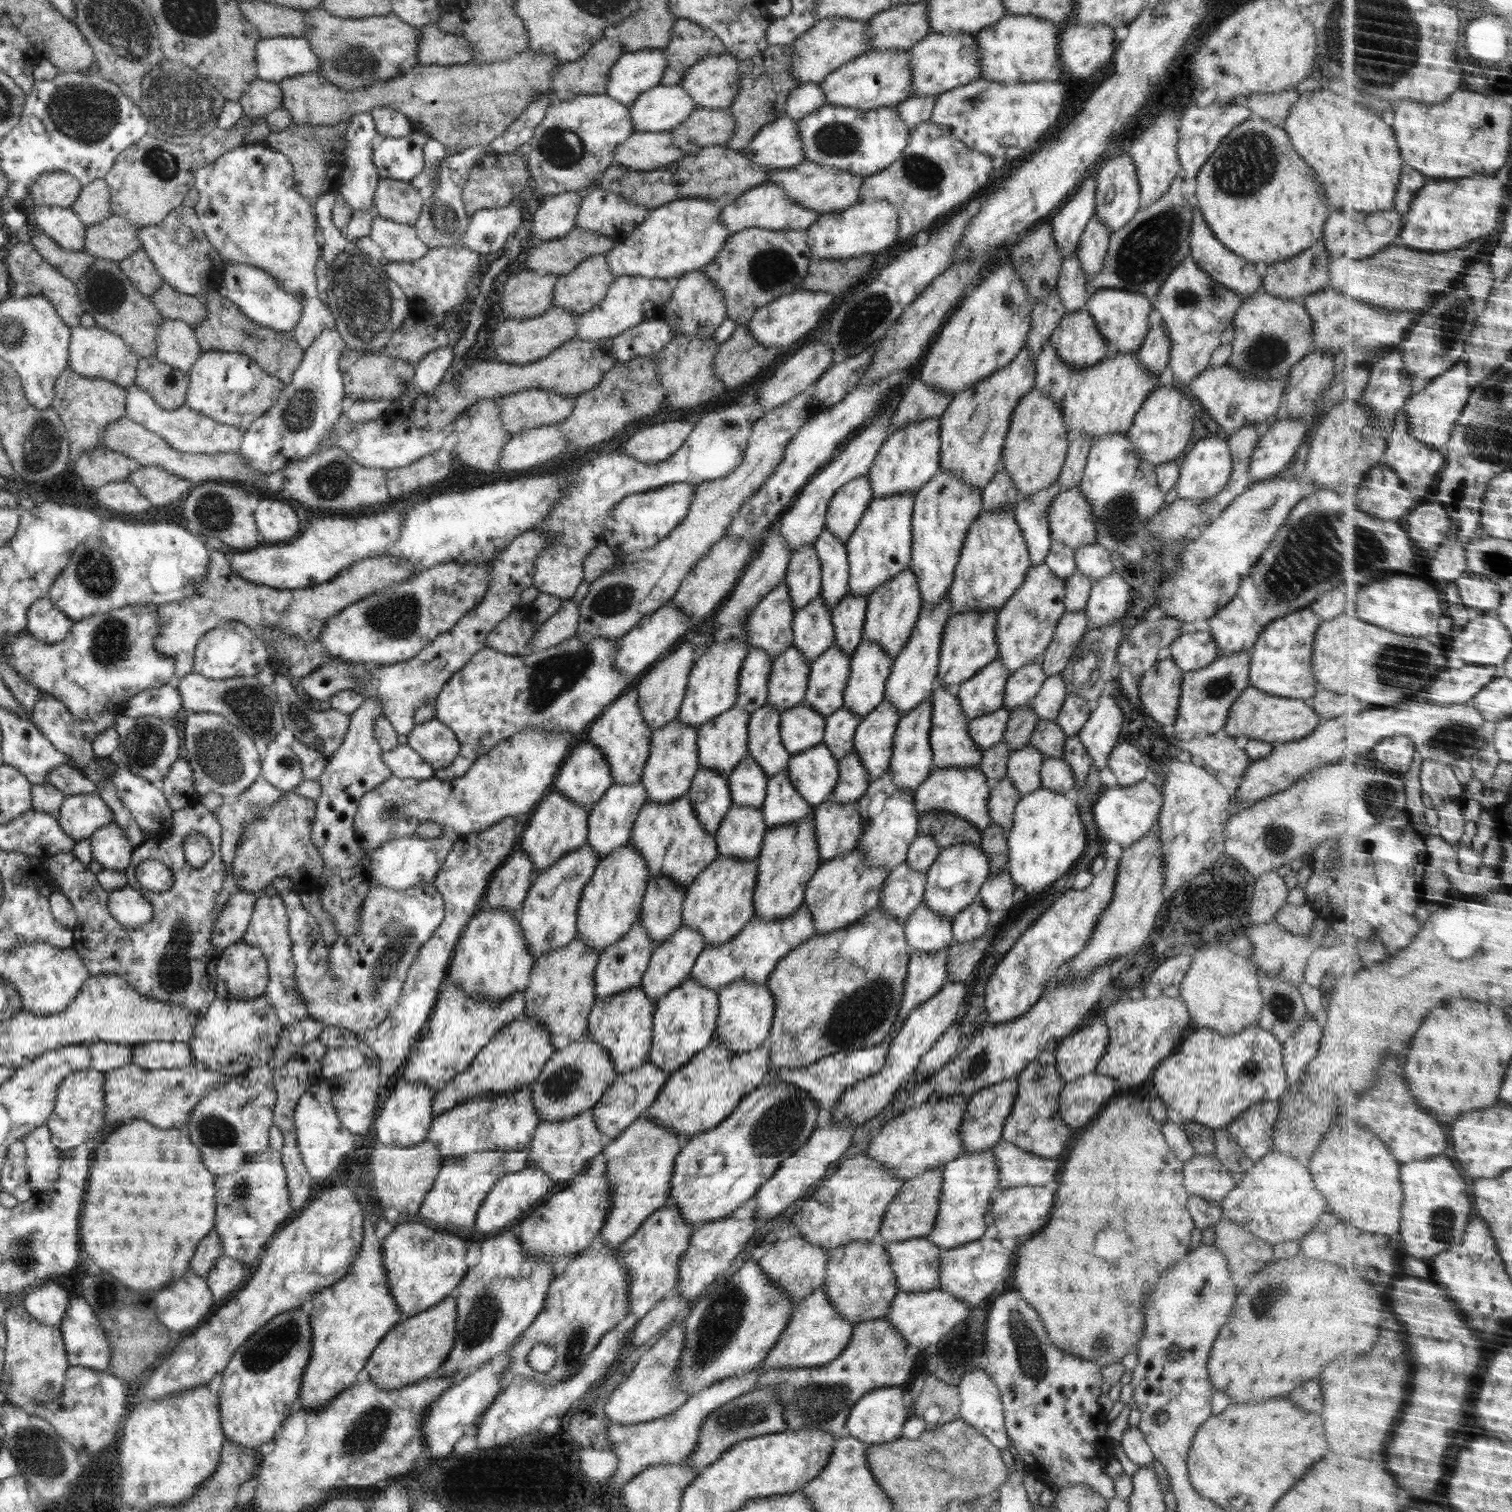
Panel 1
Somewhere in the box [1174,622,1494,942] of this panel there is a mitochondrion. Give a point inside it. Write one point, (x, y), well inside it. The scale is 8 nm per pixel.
(1454, 738)

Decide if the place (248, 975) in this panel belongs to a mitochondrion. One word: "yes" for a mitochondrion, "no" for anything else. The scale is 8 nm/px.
no

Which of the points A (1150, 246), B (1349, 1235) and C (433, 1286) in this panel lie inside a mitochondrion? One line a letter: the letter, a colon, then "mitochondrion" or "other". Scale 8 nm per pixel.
A: mitochondrion
B: other
C: other

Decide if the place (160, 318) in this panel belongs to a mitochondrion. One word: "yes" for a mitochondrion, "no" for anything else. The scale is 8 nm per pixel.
no

